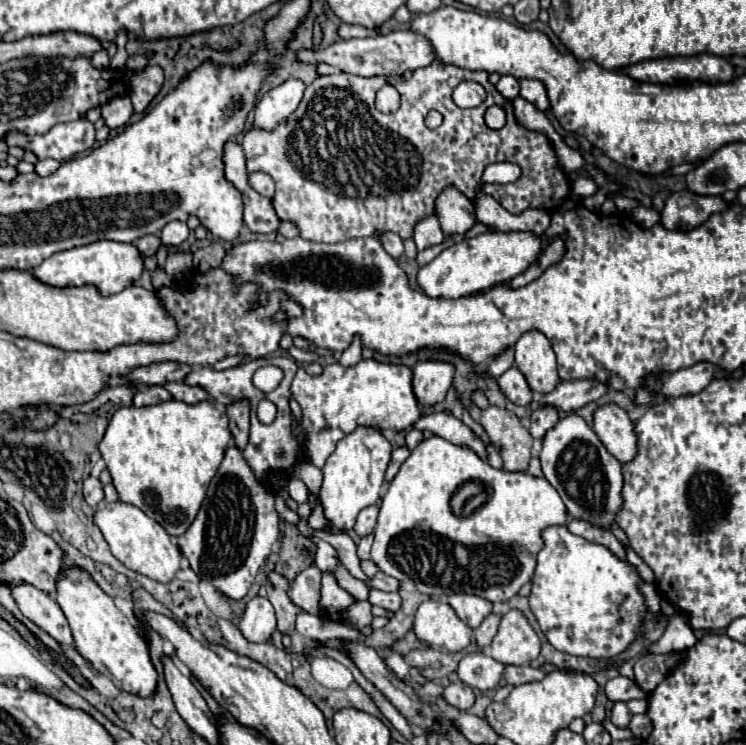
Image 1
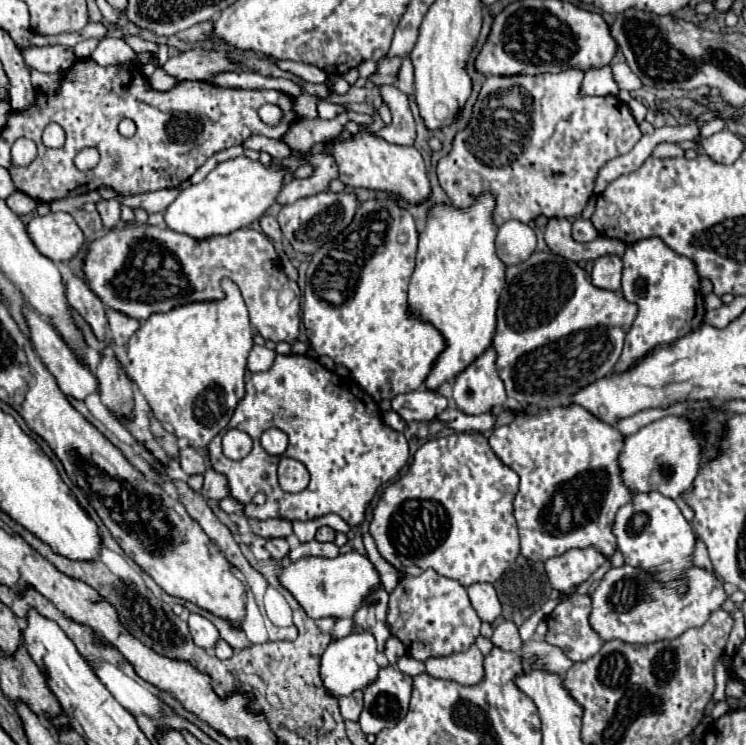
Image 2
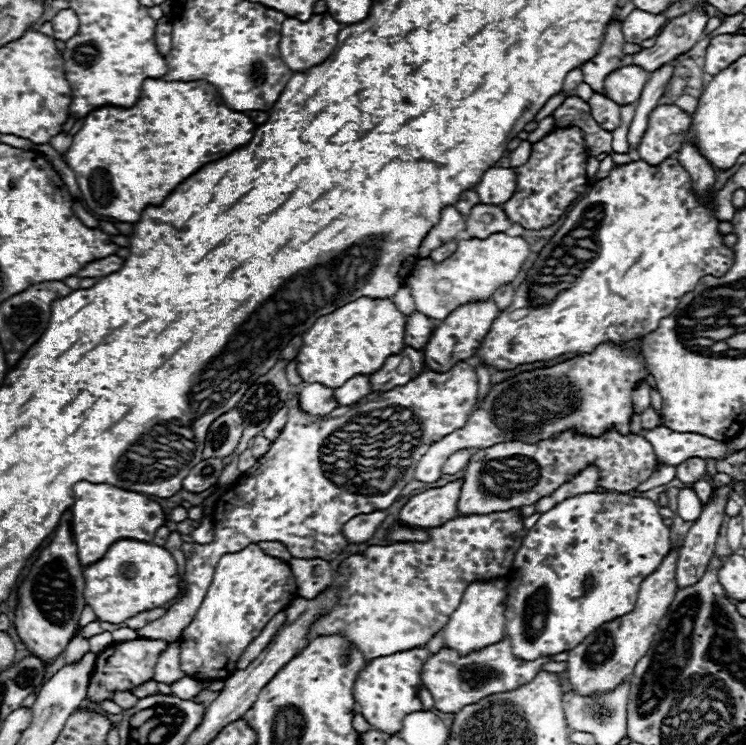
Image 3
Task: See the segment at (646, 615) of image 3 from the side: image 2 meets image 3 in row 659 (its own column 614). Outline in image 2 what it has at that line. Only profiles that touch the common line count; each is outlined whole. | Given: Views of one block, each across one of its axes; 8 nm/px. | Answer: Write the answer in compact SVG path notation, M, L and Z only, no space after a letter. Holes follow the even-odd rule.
M696 566L688 572L688 586L690 590L684 596L678 596L676 592L652 582L650 576L640 568L612 568L590 594L592 630L602 638L602 642L620 640L626 644L654 644L660 640L674 640L686 630L702 626L710 612L718 610L728 598L724 592L724 582Z

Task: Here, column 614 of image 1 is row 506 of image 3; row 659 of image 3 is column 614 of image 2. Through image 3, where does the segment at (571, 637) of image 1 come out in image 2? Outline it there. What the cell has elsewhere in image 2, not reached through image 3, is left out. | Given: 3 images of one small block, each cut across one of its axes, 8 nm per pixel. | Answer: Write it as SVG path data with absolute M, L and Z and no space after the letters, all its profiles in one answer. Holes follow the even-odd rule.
M660 492L634 494L632 500L618 510L612 534L616 536L616 546L628 566L644 570L652 580L664 588L672 588L680 596L688 592L686 572L694 566L696 532L672 498L660 496Z

